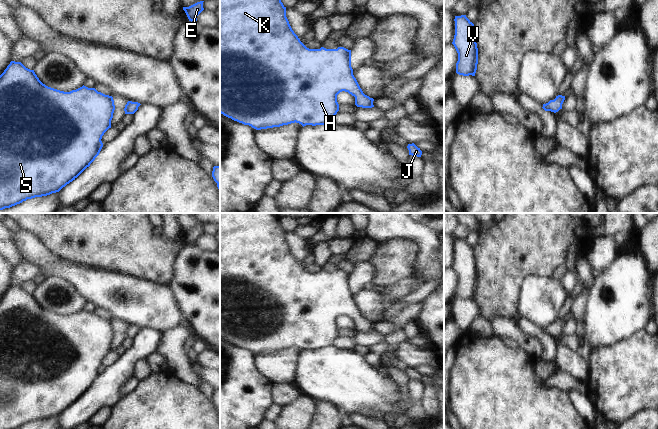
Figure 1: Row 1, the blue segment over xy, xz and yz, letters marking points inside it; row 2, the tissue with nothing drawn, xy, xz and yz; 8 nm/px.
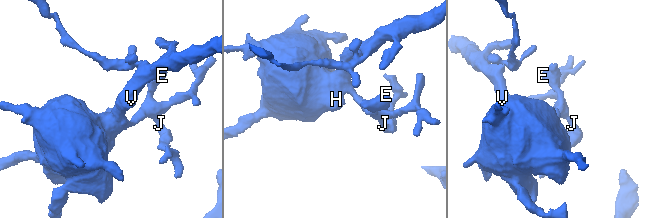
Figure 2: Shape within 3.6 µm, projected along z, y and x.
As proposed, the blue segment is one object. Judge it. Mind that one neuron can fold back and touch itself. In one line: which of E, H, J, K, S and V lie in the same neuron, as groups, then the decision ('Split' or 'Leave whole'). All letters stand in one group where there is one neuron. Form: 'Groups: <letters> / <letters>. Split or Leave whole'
Groups: E H J K S V. Leave whole.

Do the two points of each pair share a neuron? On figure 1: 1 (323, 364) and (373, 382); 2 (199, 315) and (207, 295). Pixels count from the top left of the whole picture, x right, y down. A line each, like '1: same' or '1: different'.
1: same
2: same

